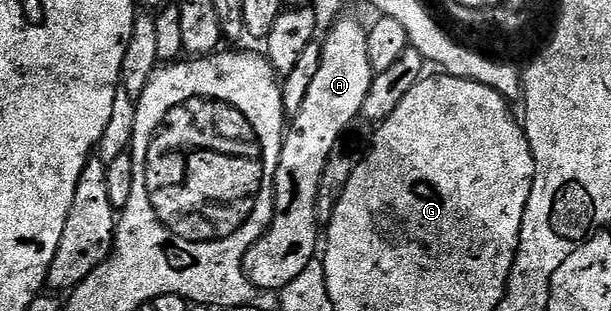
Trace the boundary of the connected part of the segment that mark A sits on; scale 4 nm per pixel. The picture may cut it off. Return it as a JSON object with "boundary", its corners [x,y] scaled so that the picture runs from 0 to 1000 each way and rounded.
{"boundary":[[[553,61],[540,87],[534,125],[525,129],[527,180],[517,222],[517,248],[511,248],[511,273],[504,273],[504,299],[498,312],[498,338],[473,386],[471,418],[462,453],[462,489],[448,572],[448,704],[435,746],[406,801],[399,868],[409,907],[424,939],[460,939],[517,830],[524,794],[524,714],[519,698],[519,621],[524,608],[525,559],[530,556],[532,521],[537,518],[543,473],[563,447],[573,392],[592,367],[592,341],[602,312],[602,286],[609,273],[615,232],[602,196],[601,90],[592,87],[586,61]]]}

